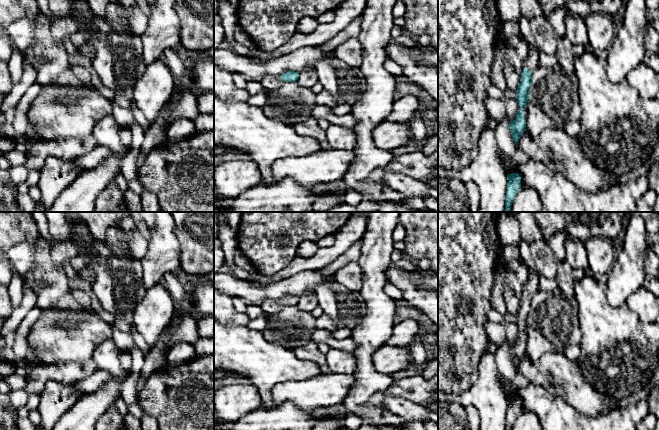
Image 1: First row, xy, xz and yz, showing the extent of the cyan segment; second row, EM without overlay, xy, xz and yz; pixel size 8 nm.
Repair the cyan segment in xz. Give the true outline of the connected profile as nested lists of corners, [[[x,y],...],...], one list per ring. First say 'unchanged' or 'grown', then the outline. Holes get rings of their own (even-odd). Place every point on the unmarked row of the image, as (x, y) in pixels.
grown | [[[288,295],[281,300],[266,299],[259,303],[259,306],[265,314],[275,314],[281,312],[286,306],[296,306],[299,302],[299,297]]]

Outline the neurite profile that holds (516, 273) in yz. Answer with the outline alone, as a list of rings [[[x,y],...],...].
[[[519,260],[504,264],[504,291],[503,297],[507,311],[516,315],[521,298],[524,294],[524,285],[529,276],[528,268]]]

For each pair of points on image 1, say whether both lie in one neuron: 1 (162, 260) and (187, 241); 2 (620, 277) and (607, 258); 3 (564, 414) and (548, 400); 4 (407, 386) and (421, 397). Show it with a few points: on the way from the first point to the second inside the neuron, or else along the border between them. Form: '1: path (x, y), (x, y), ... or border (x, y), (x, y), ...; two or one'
1: border (174, 224), (174, 235), (179, 245), (181, 267); two
2: border (615, 258), (611, 268), (603, 278); two
3: path (560, 412), (552, 404); one
4: path (410, 388), (418, 394); one

